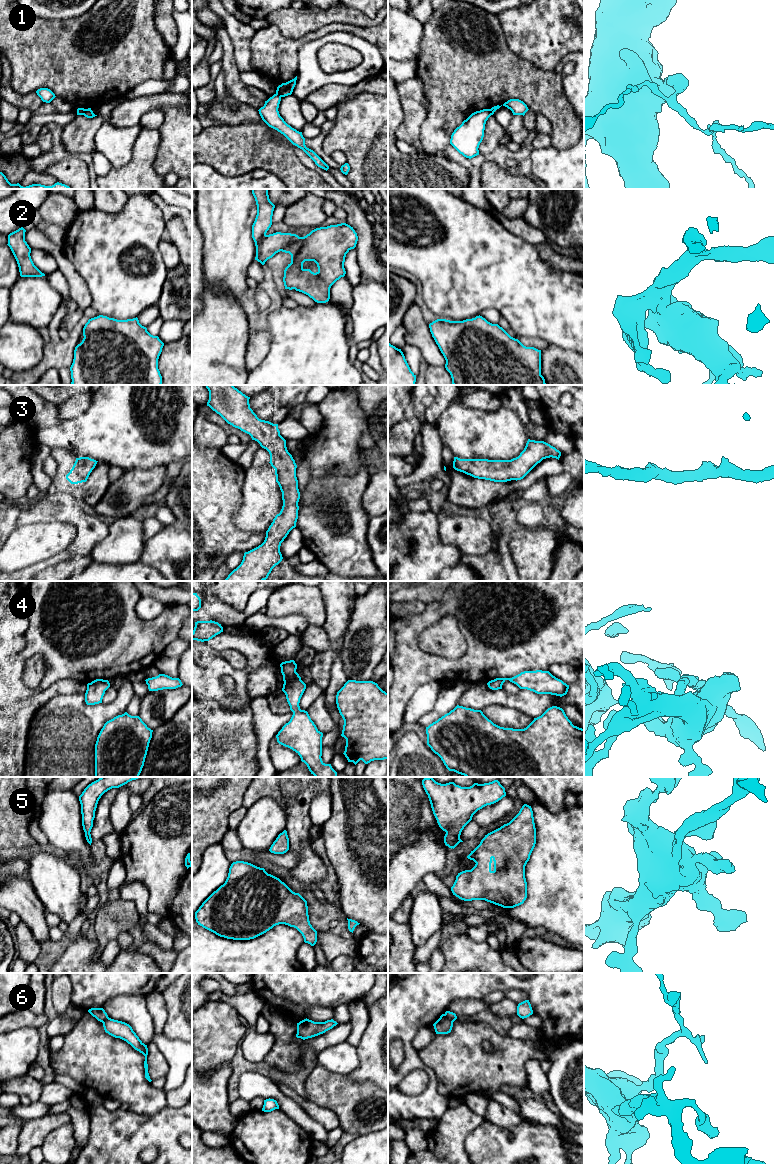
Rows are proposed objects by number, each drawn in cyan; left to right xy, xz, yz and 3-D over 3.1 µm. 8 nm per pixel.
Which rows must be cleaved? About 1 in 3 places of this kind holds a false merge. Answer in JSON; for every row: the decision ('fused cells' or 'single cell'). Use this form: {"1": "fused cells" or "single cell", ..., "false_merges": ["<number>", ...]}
{"1": "fused cells", "2": "single cell", "3": "single cell", "4": "single cell", "5": "single cell", "6": "fused cells", "false_merges": ["1", "6"]}

